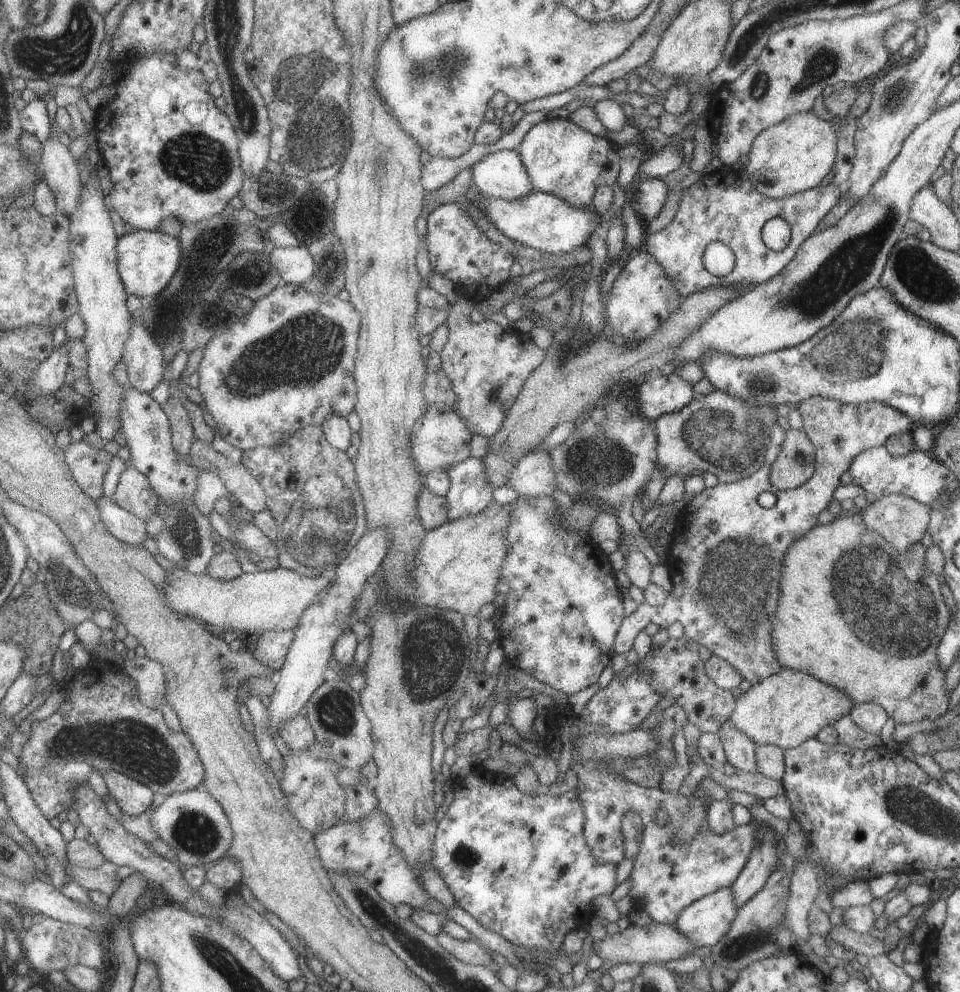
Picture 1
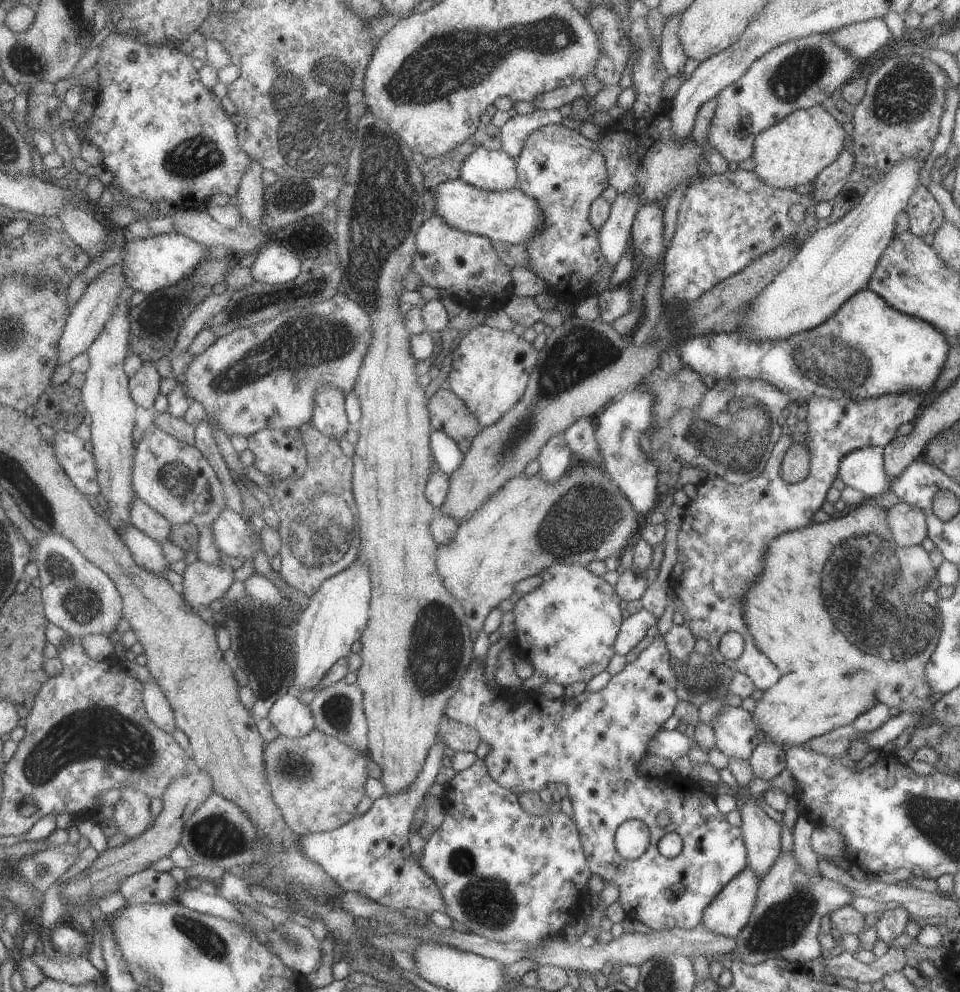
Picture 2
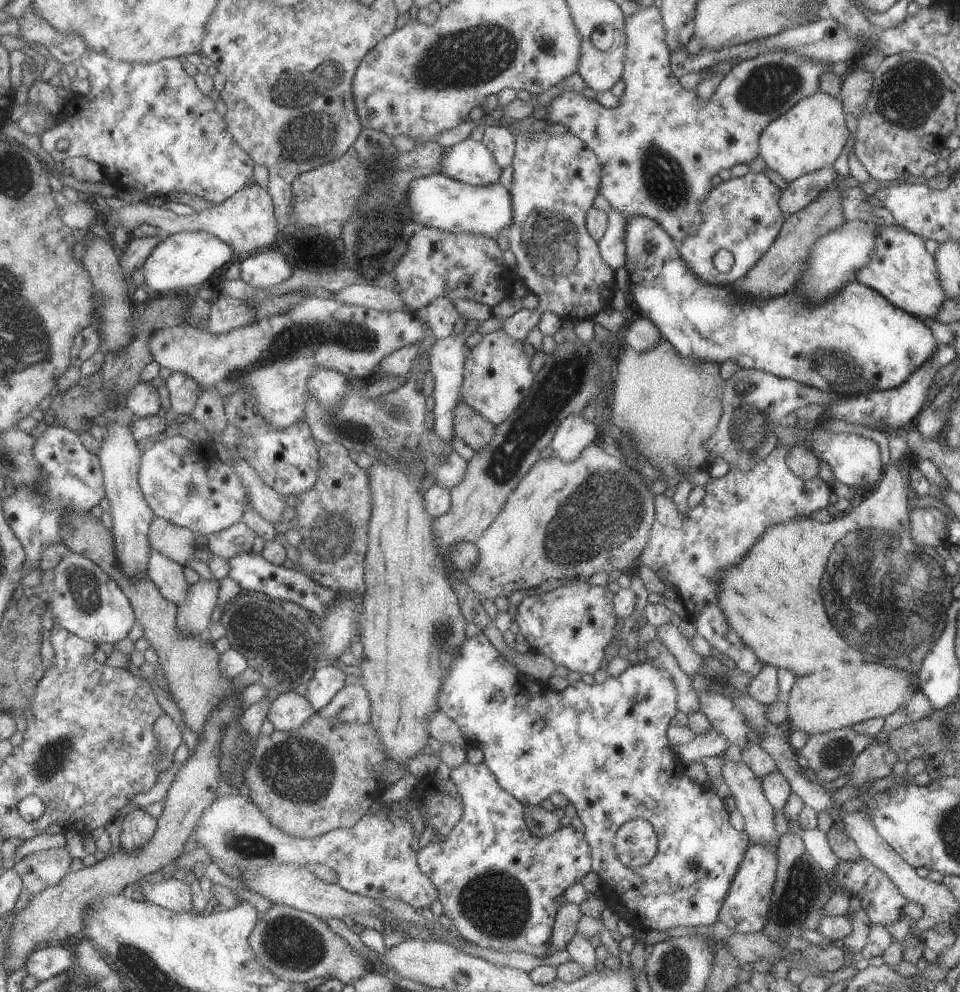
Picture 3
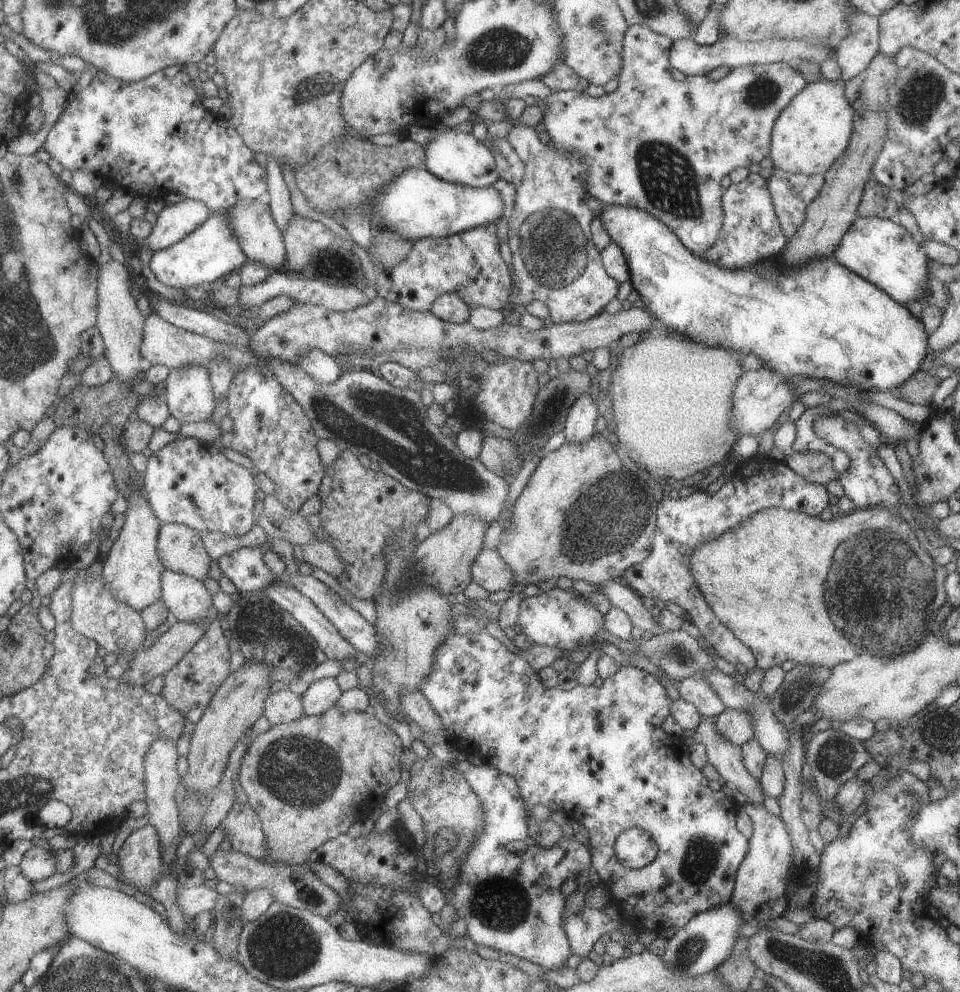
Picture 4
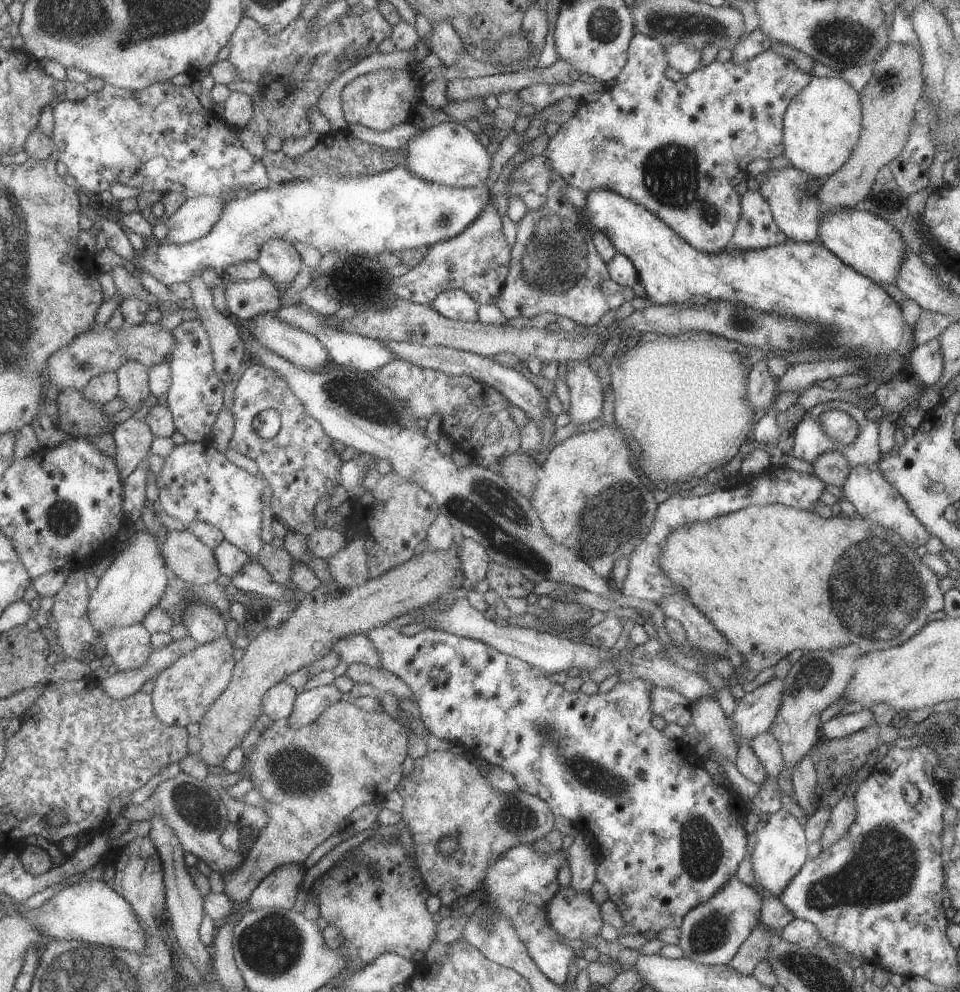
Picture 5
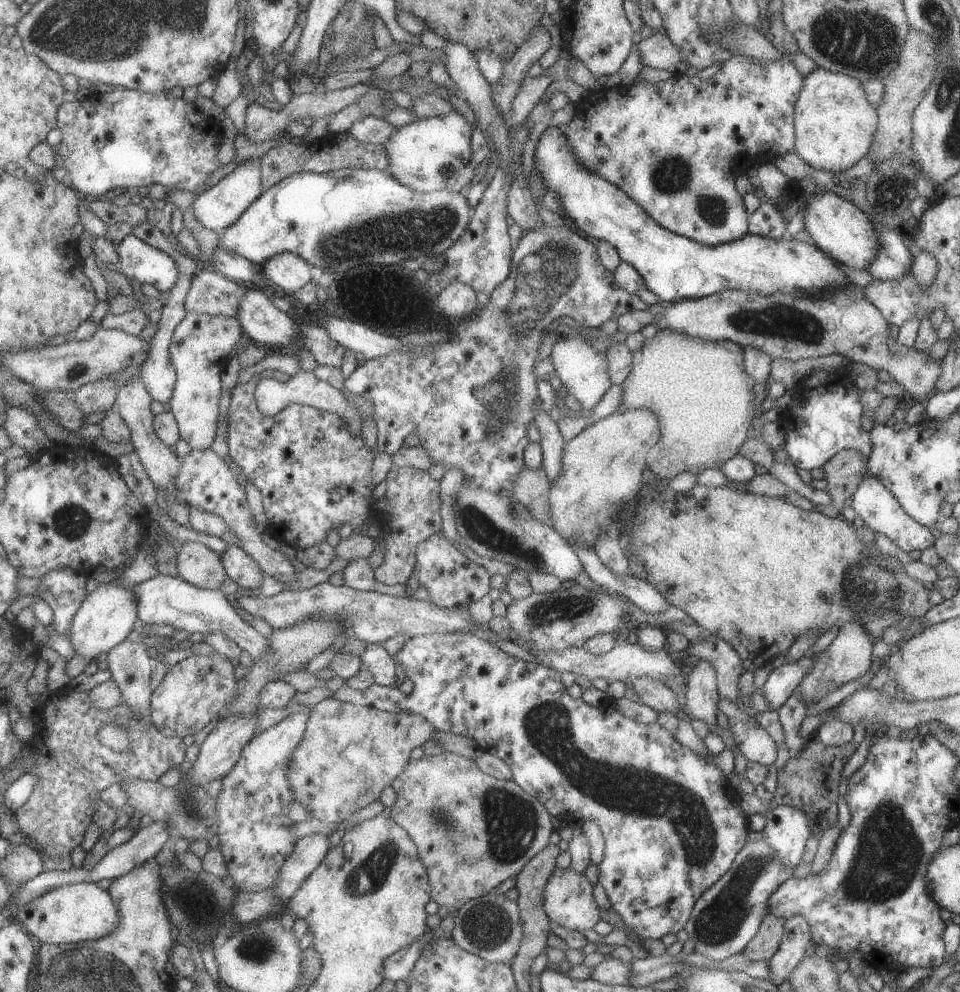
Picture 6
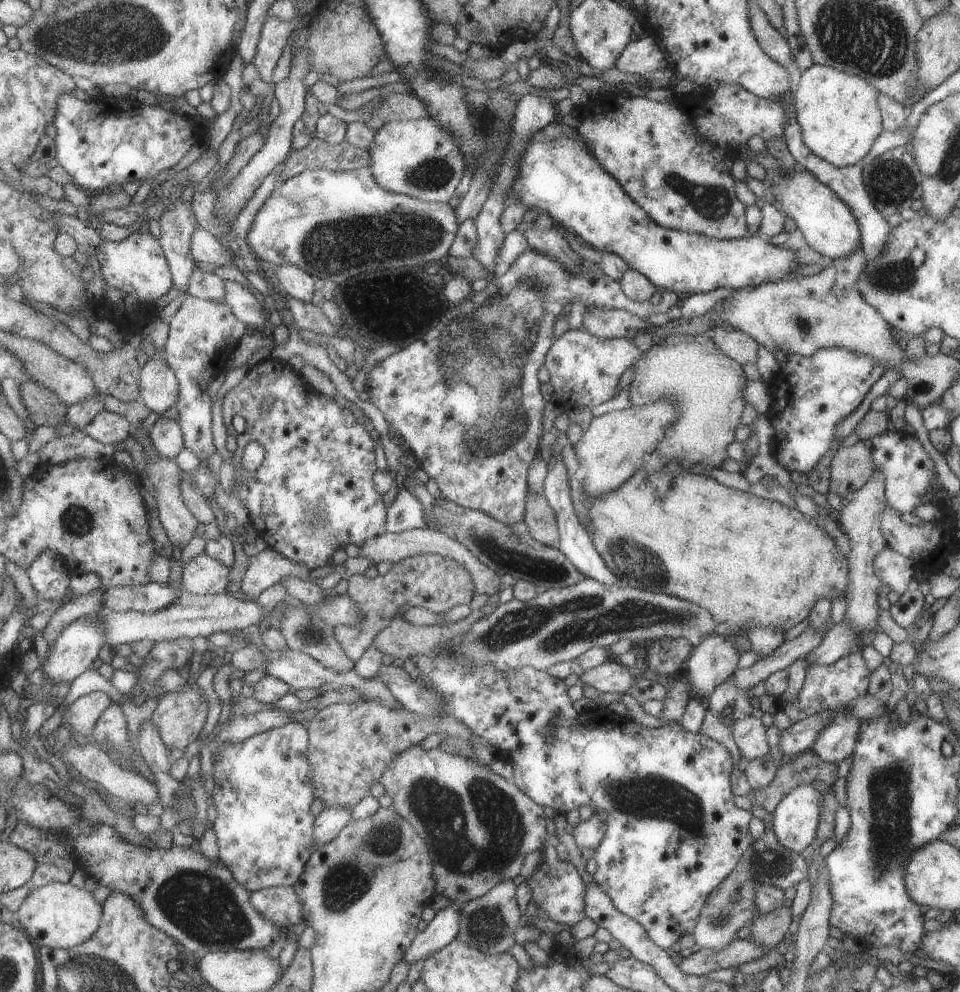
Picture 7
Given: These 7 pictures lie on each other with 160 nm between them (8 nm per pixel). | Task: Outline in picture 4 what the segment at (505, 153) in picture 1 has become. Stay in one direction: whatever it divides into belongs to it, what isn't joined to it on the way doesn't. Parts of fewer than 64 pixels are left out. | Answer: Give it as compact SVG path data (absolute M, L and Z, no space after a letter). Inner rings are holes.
M449 129L447 132L438 134L422 147L424 148L425 169L437 178L470 187L488 187L499 179L493 156L471 133Z

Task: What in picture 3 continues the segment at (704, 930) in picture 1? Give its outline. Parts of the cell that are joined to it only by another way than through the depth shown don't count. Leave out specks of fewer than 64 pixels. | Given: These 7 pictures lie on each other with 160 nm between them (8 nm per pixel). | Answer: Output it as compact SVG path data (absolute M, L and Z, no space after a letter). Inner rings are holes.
M750 844L737 868L729 891L717 912L717 920L734 933L759 932L767 922L769 898L773 895L777 867L775 848L776 846L767 846L767 844Z

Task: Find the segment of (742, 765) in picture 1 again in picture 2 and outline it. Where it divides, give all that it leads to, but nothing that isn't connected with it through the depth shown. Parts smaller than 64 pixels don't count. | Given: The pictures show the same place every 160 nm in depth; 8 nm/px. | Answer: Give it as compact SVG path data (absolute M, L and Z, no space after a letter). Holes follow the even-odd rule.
M740 707L723 708L710 721L715 736L715 747L729 759L748 761L753 748L768 741L767 736L753 724L749 712Z

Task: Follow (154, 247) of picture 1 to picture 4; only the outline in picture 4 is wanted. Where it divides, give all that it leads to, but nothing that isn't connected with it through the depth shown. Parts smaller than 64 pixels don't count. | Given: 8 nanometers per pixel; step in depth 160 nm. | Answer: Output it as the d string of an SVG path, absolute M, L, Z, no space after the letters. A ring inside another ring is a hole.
M217 211L207 217L201 226L188 234L181 242L153 252L149 266L156 278L168 287L186 289L205 282L222 280L237 272L247 260L239 241L233 236L225 211Z

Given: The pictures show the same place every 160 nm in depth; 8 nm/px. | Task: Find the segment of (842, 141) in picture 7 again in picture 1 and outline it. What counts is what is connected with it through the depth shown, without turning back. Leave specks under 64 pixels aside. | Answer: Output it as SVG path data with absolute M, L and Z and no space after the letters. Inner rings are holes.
M803 111L763 129L753 139L745 174L757 192L772 199L791 196L816 187L831 171L836 157L836 130L827 120Z

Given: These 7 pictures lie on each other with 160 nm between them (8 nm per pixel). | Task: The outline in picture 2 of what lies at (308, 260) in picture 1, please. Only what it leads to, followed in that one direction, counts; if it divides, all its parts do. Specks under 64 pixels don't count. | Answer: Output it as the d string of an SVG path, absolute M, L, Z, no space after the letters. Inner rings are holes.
M279 242L265 243L255 250L254 255L256 257L249 268L253 281L278 285L292 281L299 274L299 260Z

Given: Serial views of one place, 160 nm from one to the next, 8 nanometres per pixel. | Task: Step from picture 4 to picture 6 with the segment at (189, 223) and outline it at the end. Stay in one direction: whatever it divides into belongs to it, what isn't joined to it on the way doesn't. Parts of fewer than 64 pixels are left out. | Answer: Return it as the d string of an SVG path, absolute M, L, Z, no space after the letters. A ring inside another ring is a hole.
M251 157L240 164L235 170L227 173L208 190L203 190L193 202L193 212L200 224L213 232L230 227L247 210L247 207L264 191L260 181L260 158Z

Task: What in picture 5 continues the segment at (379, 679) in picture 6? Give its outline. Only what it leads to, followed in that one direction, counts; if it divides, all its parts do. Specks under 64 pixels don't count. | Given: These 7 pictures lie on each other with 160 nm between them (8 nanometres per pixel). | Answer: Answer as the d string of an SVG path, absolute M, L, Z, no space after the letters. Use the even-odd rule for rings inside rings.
M364 634L349 635L339 639L332 651L341 657L341 662L348 665L349 663L359 663L373 667L381 668L381 659L378 650L371 644L369 637Z

